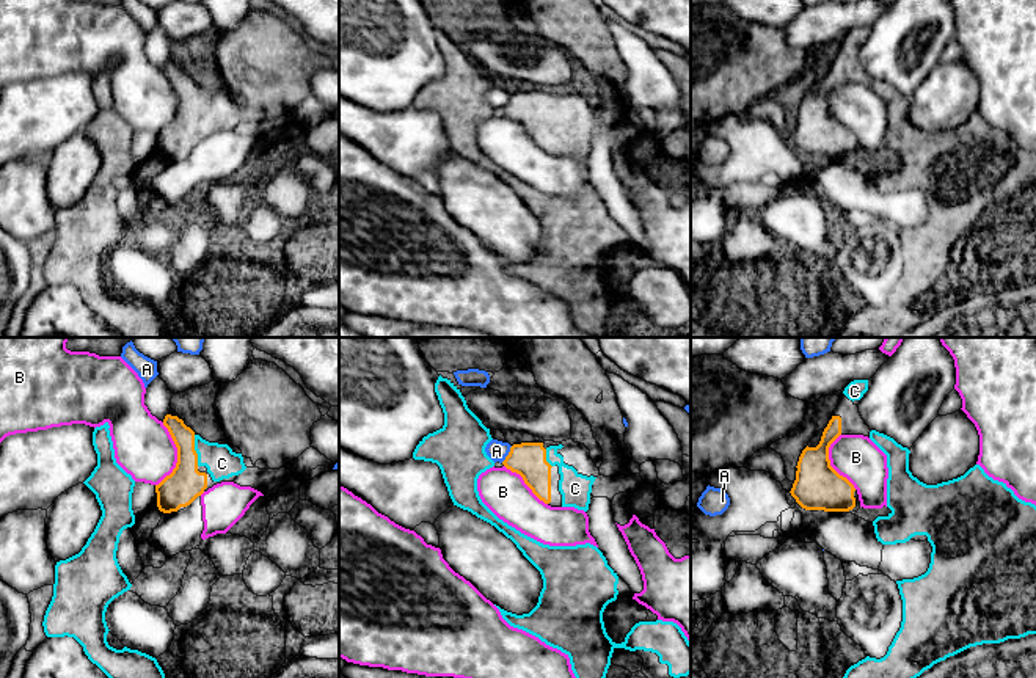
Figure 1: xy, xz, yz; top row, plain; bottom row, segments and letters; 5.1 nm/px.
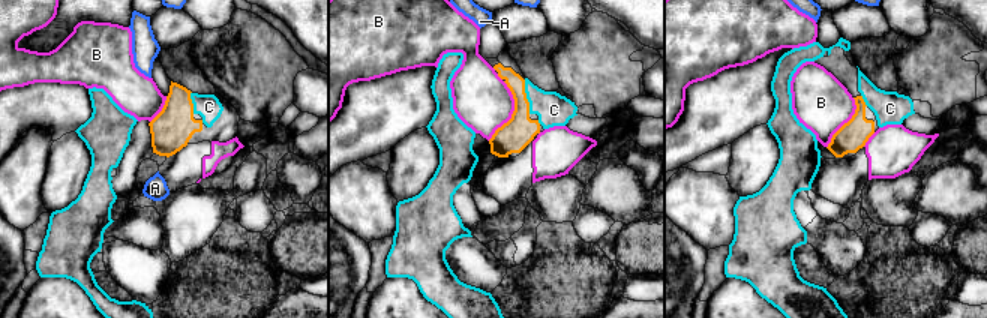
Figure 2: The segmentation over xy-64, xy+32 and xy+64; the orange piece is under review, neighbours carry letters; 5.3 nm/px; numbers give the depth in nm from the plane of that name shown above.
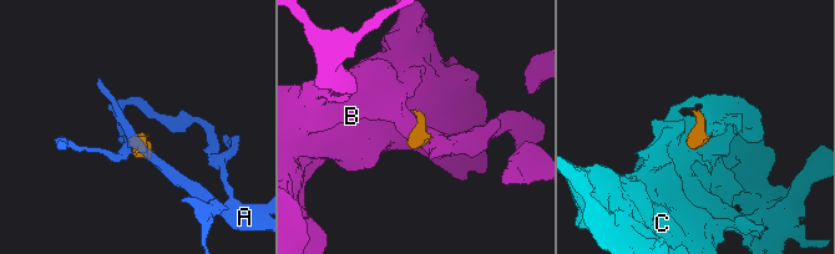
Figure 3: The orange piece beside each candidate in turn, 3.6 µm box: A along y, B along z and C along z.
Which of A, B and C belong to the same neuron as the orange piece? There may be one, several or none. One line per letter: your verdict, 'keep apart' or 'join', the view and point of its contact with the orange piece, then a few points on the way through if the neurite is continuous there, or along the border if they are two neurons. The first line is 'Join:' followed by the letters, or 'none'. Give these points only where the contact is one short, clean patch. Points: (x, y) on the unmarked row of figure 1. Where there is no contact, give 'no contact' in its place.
Join: C
A: keep apart; meets orange in xz at (509, 102); border along xz (512, 94), (501, 110)
B: keep apart; meets orange in xy at (178, 104)
C: join; meets orange in xy at (195, 99); runs through xy (179, 137), (195, 99), (211, 102), (222, 112)

